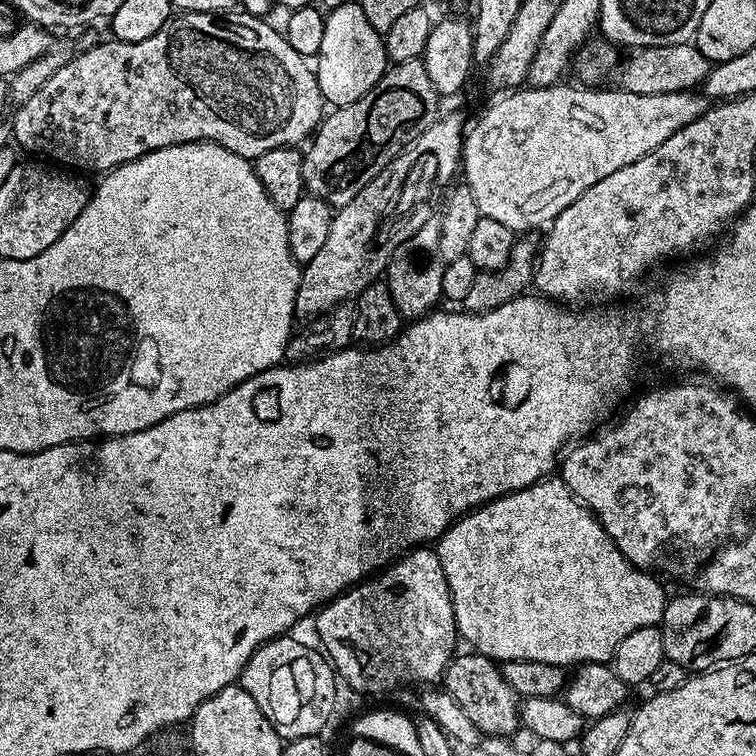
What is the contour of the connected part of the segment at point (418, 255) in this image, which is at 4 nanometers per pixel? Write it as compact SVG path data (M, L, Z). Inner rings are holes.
M435 219L428 220L416 233L405 235L386 265L386 283L394 306L405 321L419 320L437 307L442 300L442 274L445 261L442 258L442 230Z

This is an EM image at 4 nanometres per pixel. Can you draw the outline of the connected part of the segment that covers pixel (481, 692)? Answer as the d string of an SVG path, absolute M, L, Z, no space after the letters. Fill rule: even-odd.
M468 650L465 656L453 656L442 677L442 688L450 694L450 698L454 698L454 702L458 702L458 706L462 706L470 722L474 722L484 736L511 737L512 731L521 727L521 697L510 690L510 682L506 682L501 665L481 652Z

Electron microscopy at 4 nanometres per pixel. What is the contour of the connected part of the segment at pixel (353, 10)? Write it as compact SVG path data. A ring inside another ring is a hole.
M345 2L325 15L326 31L322 33L322 50L314 57L314 71L320 93L329 105L358 102L384 76L390 61L384 52L381 33L366 22L359 3Z

